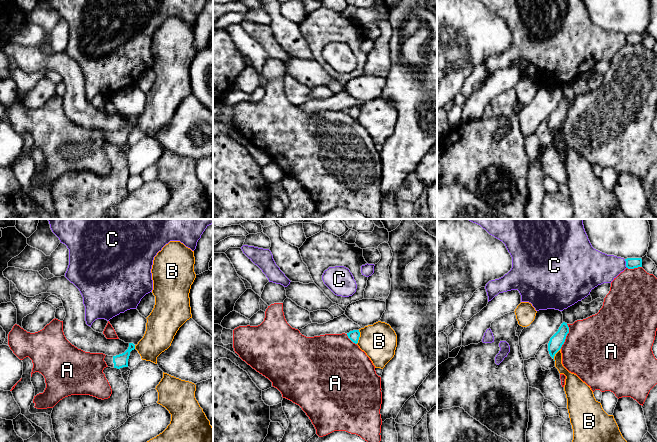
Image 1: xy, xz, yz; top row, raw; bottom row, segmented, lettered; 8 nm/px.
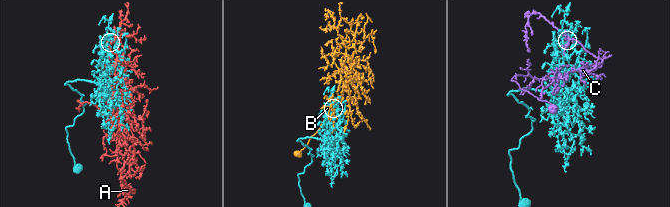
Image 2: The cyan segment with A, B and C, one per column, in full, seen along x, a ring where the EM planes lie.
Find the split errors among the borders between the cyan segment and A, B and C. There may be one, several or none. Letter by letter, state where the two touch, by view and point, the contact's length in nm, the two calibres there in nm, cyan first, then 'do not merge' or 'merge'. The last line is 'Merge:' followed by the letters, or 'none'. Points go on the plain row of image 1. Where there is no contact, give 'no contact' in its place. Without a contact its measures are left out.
A: meets cyan in yz at (566, 111); contact 200 nm long; 110 nm thick on the cyan side, 480 nm on the other; do not merge
B: meets cyan in xz at (359, 112); contact 110 nm long; 90 nm thick on the cyan side, 280 nm on the other; do not merge
C: meets cyan in yz at (626, 39); contact 80 nm long; 90 nm thick on the cyan side, 260 nm on the other; do not merge
Merge: none

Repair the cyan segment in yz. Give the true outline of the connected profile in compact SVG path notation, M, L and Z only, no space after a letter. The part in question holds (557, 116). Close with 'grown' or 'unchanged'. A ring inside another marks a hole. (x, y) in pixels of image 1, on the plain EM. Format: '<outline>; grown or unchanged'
M563 98L558 107L550 114L548 119L548 127L550 132L554 135L555 130L561 125L565 118L566 112L569 109L567 99Z; unchanged

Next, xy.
M129 119L128 125L119 131L116 132L108 132L106 131L104 137L106 138L108 143L111 144L123 144L128 143L128 135L130 132L130 128L135 125L135 121L133 119Z; grown

